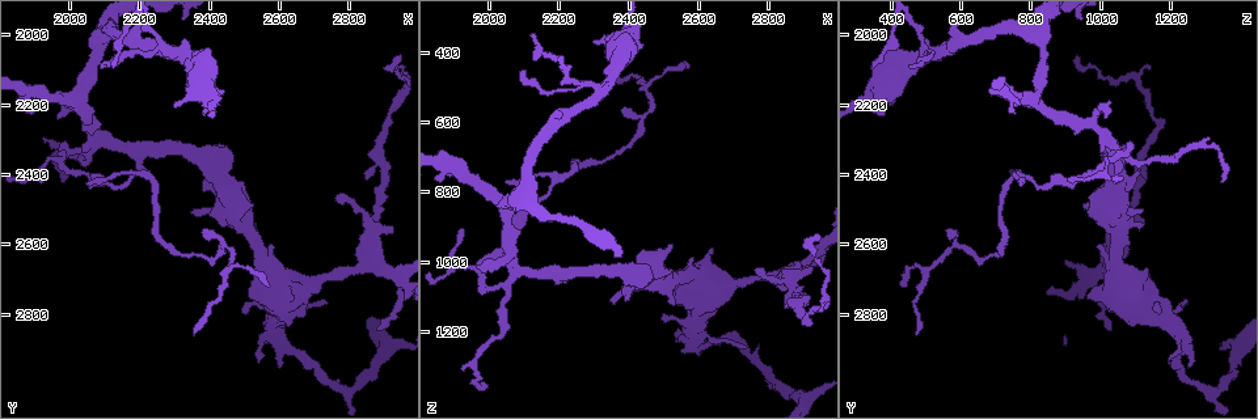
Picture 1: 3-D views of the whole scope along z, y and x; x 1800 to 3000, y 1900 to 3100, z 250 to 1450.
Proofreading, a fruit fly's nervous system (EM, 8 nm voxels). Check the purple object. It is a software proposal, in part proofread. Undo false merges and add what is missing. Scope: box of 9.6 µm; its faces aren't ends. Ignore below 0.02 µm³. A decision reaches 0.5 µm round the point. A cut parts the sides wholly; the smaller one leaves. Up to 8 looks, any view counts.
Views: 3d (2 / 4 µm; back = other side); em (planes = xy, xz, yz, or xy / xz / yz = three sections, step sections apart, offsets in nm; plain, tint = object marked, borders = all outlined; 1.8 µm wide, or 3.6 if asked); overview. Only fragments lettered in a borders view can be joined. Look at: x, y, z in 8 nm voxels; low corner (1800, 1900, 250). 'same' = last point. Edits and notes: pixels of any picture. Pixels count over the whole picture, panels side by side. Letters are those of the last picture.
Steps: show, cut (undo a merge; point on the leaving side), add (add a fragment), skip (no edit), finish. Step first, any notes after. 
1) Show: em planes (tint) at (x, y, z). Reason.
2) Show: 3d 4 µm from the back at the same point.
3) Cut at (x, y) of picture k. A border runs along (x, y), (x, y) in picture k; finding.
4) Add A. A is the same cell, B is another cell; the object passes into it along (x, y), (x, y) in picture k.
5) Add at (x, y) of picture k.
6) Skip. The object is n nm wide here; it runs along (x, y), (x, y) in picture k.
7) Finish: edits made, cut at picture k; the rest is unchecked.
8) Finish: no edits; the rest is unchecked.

Show: em xy step 8 (borders) at (2310, 2050, 500). Side arm on a straight run.

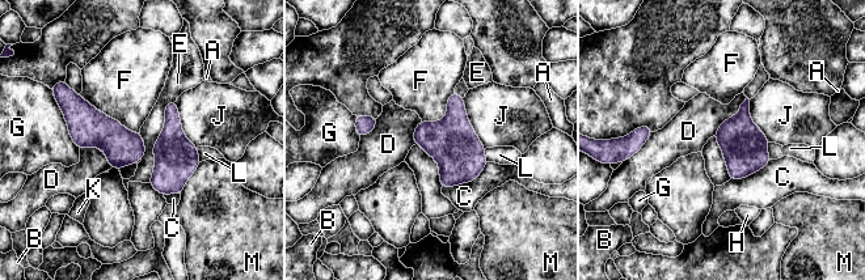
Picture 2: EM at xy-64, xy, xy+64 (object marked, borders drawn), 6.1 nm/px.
Show: em yz step 16 (borders) at the same point.

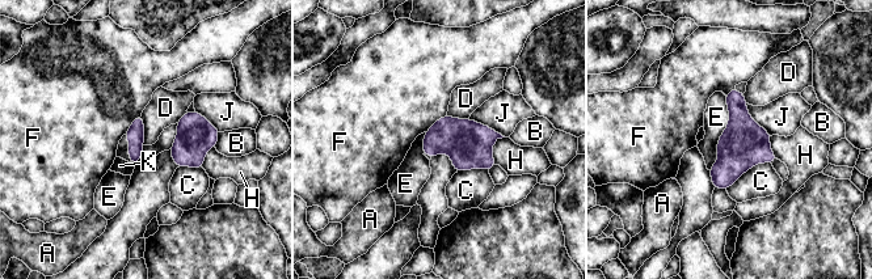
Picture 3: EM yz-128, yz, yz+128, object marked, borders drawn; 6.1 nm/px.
Skip. The object is 110 nm wide here; A, B, C, D, E, F, H, J and K are other cells; a border runs along (725, 96), (728, 125), (708, 169) in picture 3; one neuron here.

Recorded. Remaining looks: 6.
Show: 3d 4 µm at (2080, 2320, 1040). Abrupt turn.

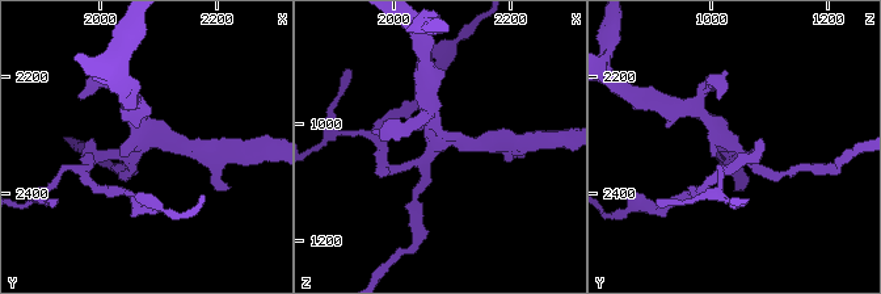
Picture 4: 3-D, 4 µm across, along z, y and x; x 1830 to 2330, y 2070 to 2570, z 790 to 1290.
Show: em planes (tint) at (2080, 2310, 1035). 4 arms meet here; now the EM.

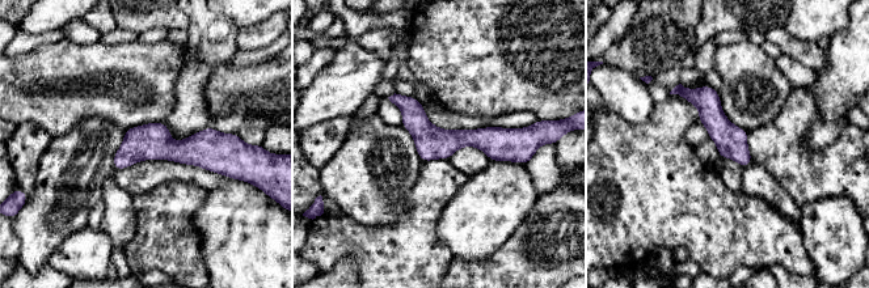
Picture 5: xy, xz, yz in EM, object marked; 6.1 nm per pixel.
Show: em planes (borders) at the same point. What lies round it.

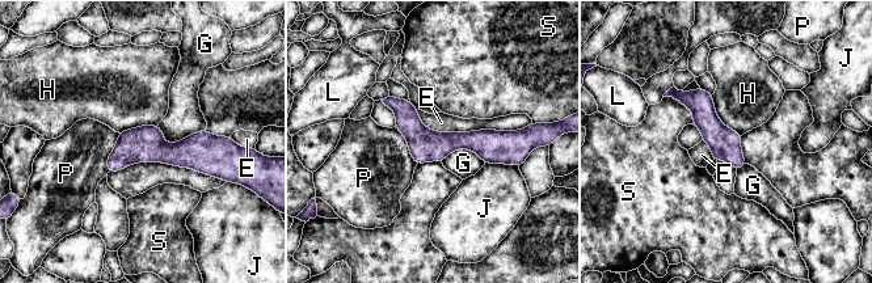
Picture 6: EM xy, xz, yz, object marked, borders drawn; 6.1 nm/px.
Skip. The object is 190 nm wide here; E, G, H, J, L, P and S are other cells; a border runs along (416, 109), (445, 132), (522, 130) in picture 6; all the same neuron.

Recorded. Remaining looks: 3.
Show: em planes (tint) at (2590, 2860, 1230). Sudden change in width.

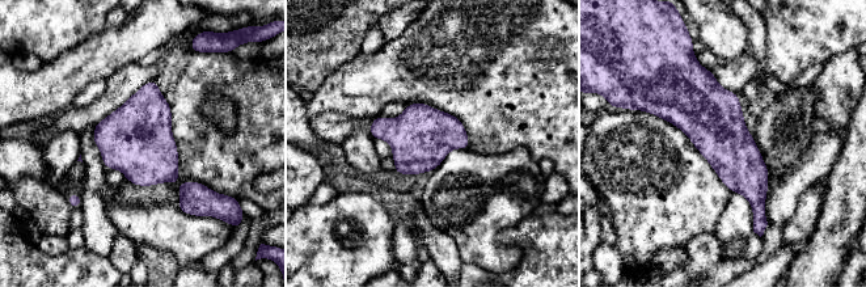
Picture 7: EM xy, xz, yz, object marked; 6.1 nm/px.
Show: em planes (borders) at the same point.

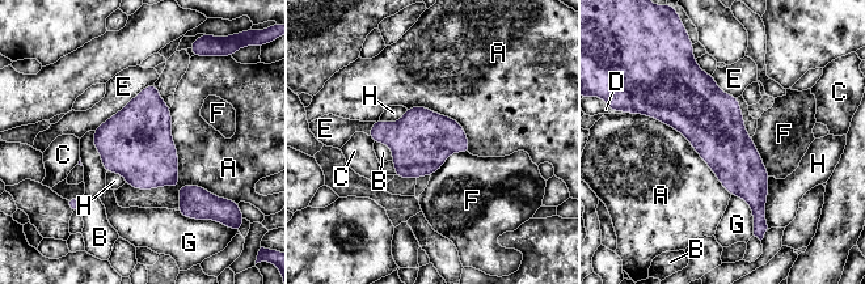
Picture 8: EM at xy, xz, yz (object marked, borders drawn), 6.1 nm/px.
Skip. A, B, C, D, E, F, G and H are other cells; a border runs along (468, 152), (454, 152), (431, 176) in picture 8; all the same neuron.

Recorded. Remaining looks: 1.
Finish: no edits; the rest is unchecked.

